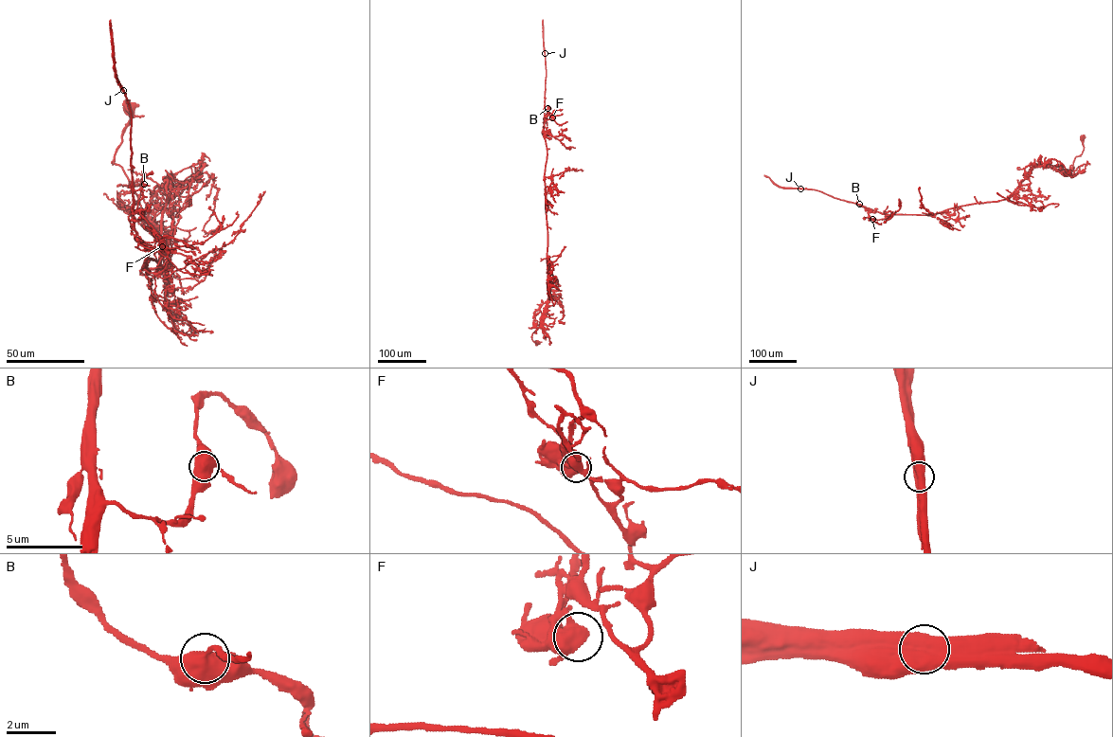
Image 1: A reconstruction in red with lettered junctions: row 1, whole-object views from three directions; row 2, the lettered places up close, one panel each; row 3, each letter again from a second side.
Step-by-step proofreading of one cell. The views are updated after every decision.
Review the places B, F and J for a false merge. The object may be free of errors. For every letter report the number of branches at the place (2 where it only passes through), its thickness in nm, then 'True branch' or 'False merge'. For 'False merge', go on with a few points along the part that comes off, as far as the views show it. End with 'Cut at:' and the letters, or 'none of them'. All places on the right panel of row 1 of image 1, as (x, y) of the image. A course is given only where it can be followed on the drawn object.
B: Branches: 2. Thickness 750 nm. True branch
F: Branches: 2. Thickness 650 nm. True branch
J: Branches: 2. Thickness 750 nm. False merge. Course of the part to remove: (800, 188), (780, 187), (764, 175)
Cut at: J

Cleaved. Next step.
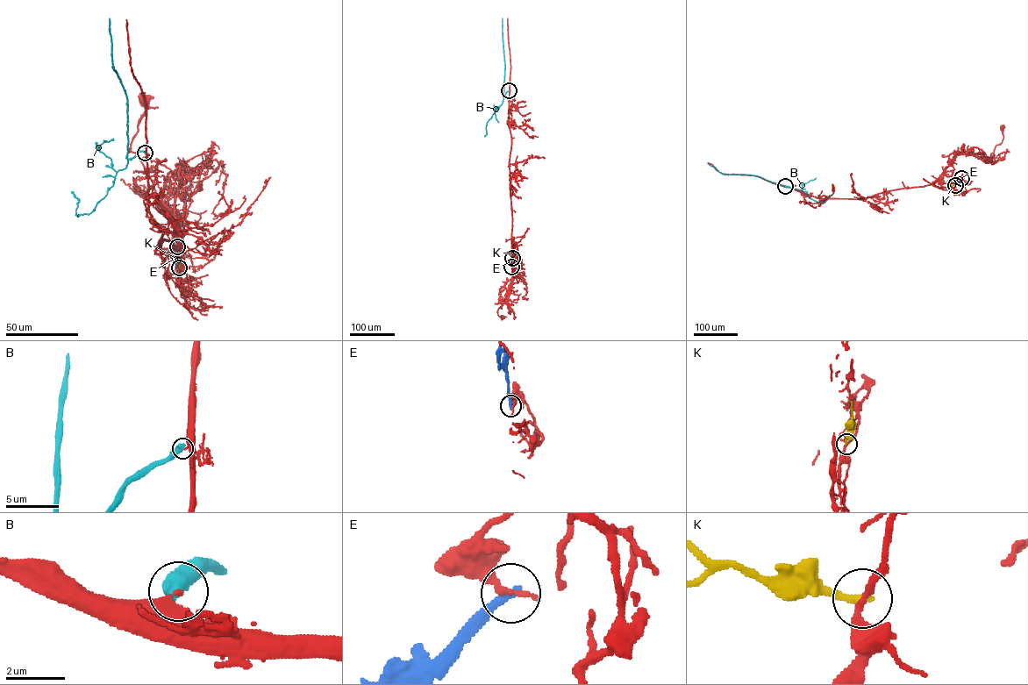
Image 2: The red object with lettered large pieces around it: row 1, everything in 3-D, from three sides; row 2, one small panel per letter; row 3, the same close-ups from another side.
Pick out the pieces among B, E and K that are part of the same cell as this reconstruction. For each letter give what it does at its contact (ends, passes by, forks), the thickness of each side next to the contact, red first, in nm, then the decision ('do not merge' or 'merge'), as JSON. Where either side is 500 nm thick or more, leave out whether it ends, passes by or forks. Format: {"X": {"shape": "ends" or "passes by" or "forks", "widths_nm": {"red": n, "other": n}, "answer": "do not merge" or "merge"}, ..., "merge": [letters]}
{"B": {"shape": "ends", "widths_nm": {"red": 240, "other": 480}, "answer": "do not merge"}, "E": {"shape": "ends", "widths_nm": {"red": 240, "other": 280}, "answer": "do not merge"}, "K": {"shape": "ends", "widths_nm": {"red": 220, "other": 240}, "answer": "do not merge"}, "merge": []}

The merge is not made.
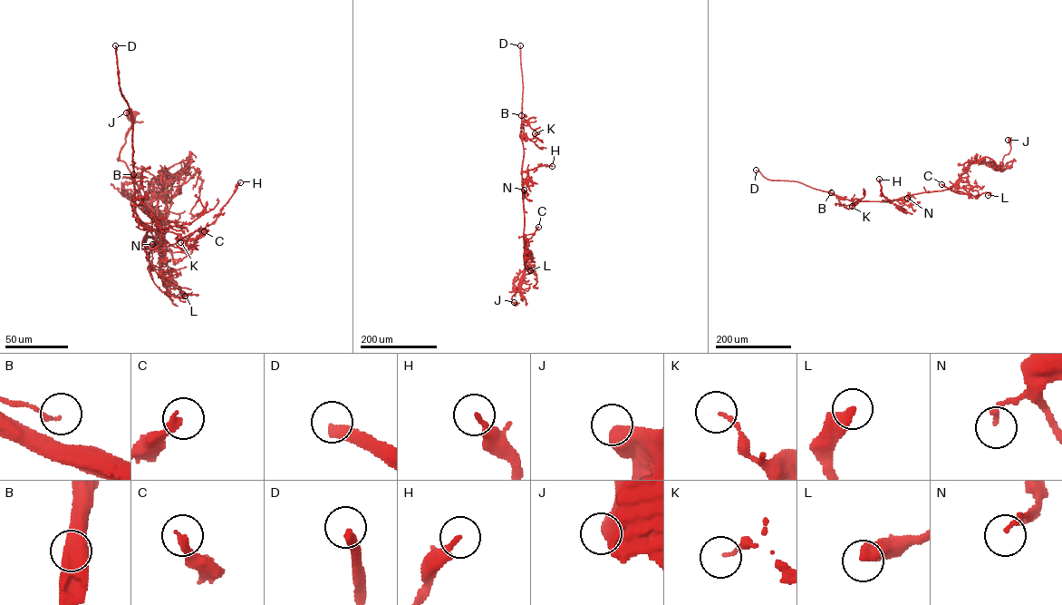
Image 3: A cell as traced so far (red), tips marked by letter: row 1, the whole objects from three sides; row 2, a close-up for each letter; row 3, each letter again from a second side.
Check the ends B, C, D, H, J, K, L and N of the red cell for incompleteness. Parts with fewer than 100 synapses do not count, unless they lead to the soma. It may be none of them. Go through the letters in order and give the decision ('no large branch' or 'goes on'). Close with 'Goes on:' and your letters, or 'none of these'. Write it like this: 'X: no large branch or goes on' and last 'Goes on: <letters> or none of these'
B: no large branch
C: no large branch
D: goes on
H: no large branch
J: no large branch
K: no large branch
L: no large branch
N: no large branch
Goes on: D

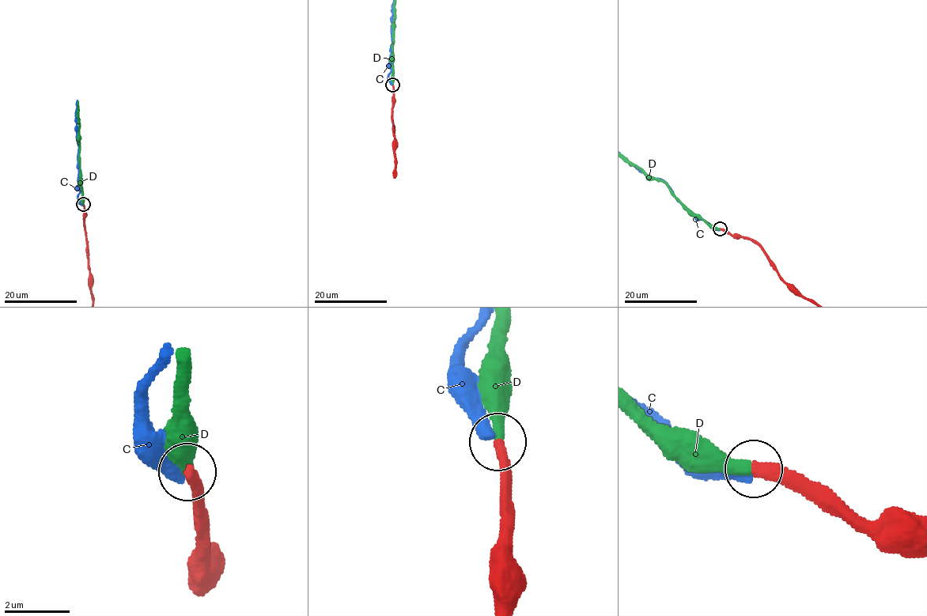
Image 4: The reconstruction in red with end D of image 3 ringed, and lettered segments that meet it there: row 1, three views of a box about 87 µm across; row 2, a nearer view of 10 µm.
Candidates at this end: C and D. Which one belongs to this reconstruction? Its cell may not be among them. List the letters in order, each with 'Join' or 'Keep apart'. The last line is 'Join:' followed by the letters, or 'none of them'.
C: Keep apart
D: Join
Join: D

